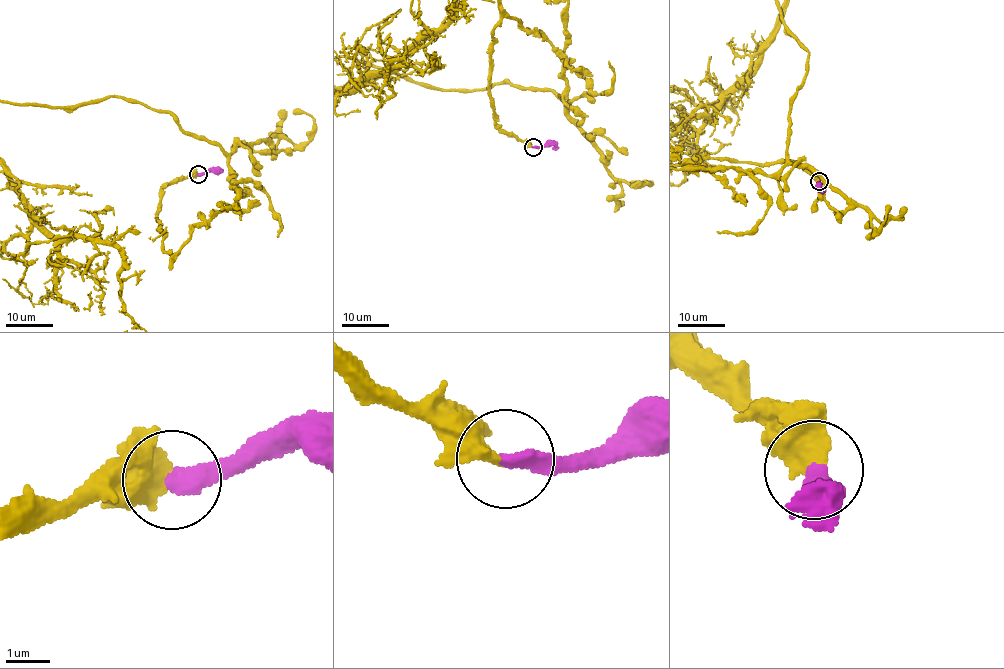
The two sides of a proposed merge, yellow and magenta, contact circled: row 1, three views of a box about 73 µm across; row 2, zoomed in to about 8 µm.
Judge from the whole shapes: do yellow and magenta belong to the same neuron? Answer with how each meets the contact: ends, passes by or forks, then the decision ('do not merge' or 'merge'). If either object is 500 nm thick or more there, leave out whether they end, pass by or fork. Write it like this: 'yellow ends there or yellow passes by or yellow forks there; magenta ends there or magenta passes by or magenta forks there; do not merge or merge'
yellow ends there; magenta ends there; merge

